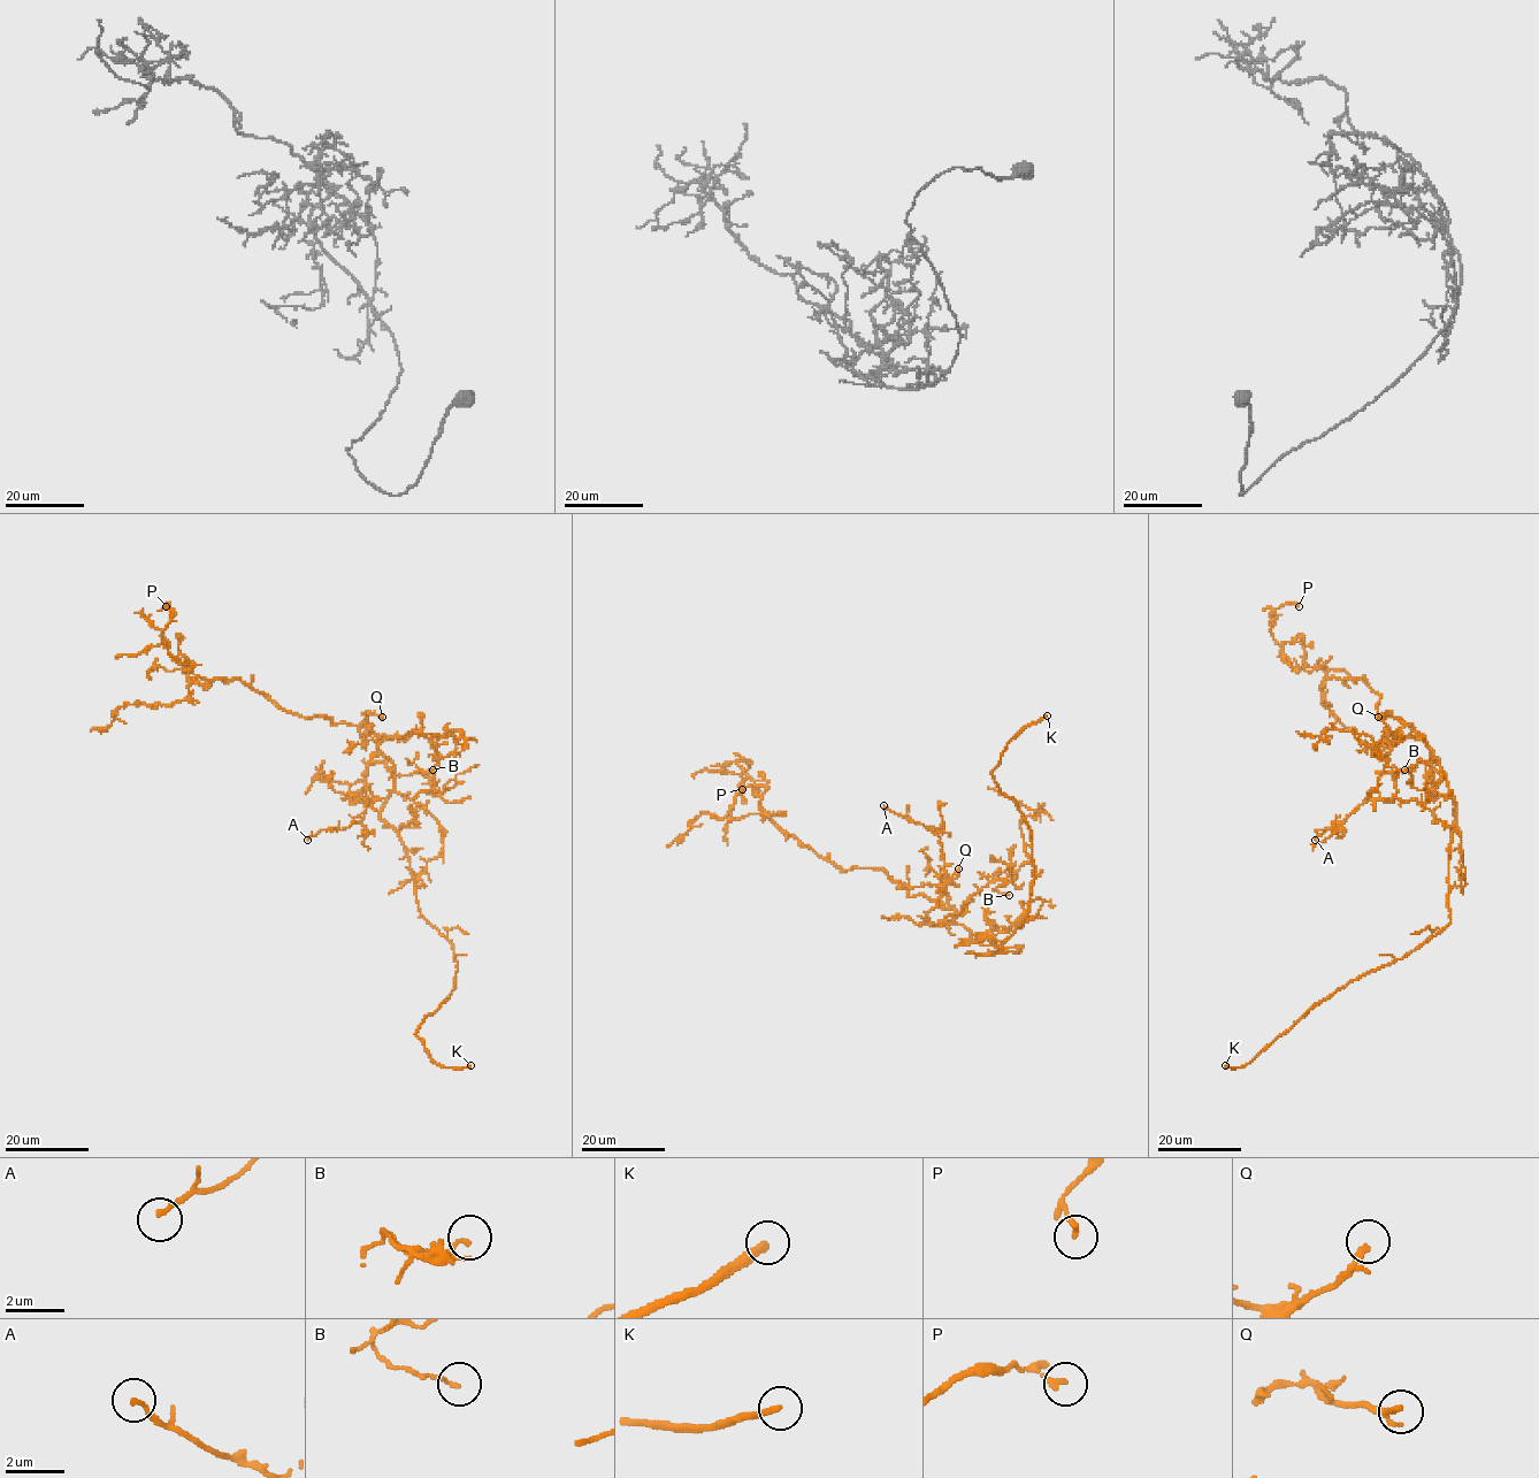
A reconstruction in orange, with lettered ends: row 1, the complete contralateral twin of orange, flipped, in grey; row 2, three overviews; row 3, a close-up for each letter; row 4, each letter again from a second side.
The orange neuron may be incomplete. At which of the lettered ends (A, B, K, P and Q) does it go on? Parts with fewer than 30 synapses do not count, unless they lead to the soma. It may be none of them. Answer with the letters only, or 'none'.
K, Q

